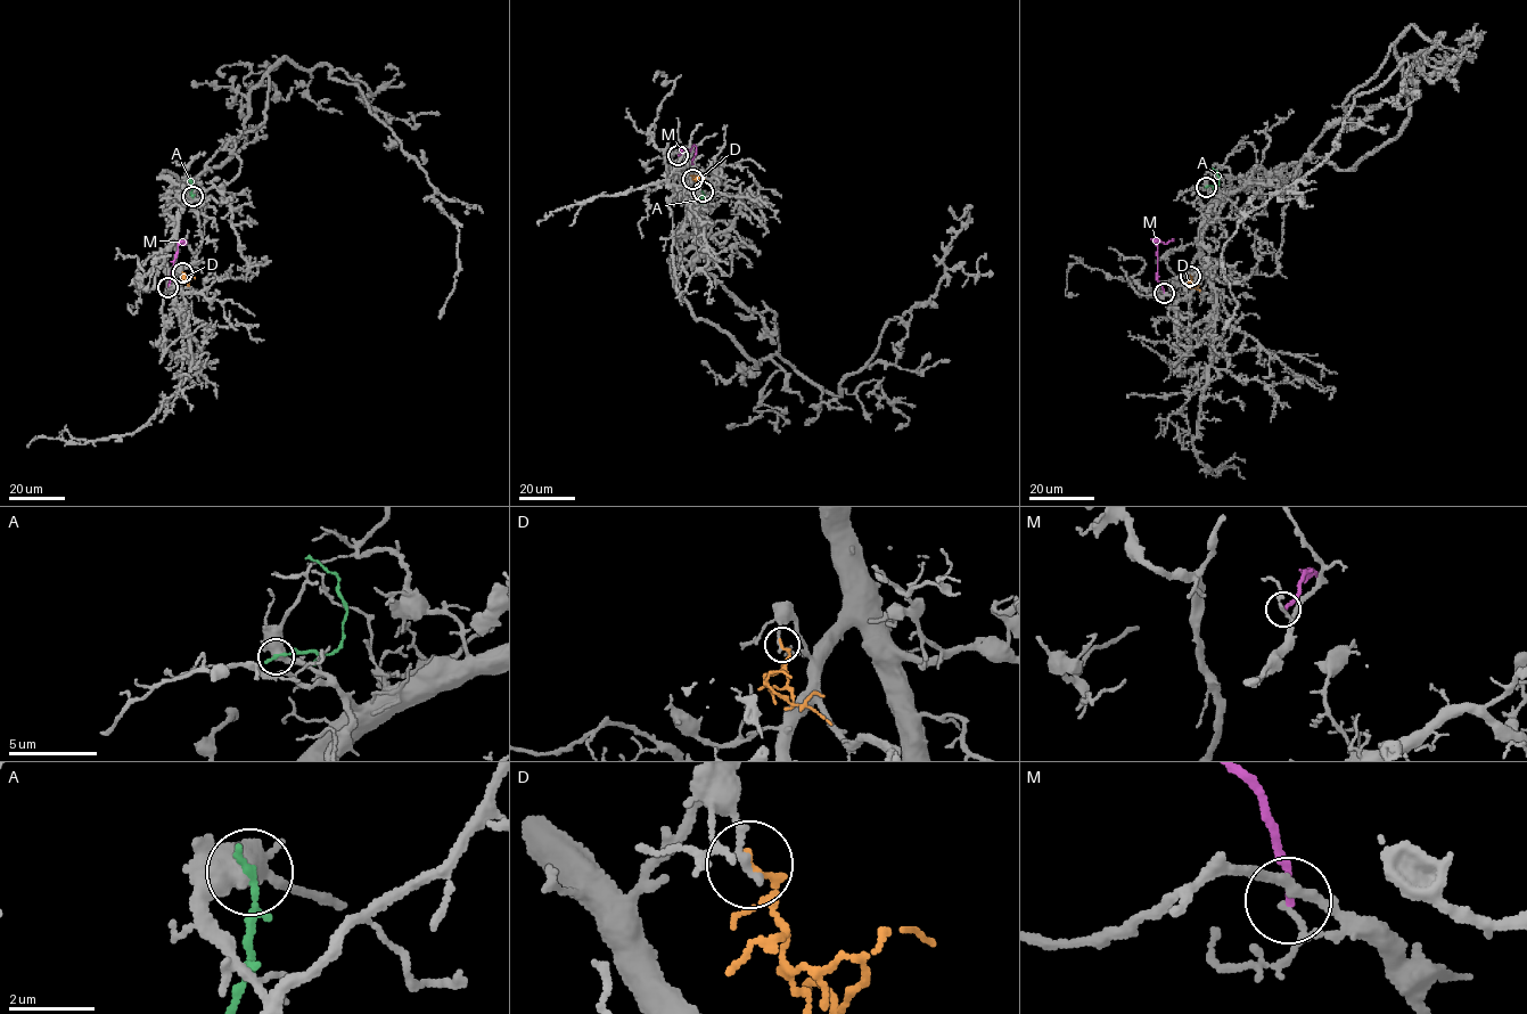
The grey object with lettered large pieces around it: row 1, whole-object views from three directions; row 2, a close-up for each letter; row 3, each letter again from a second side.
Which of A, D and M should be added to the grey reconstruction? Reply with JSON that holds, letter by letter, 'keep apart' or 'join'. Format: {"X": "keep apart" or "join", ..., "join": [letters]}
{"A": "keep apart", "D": "keep apart", "M": "keep apart", "join": []}

